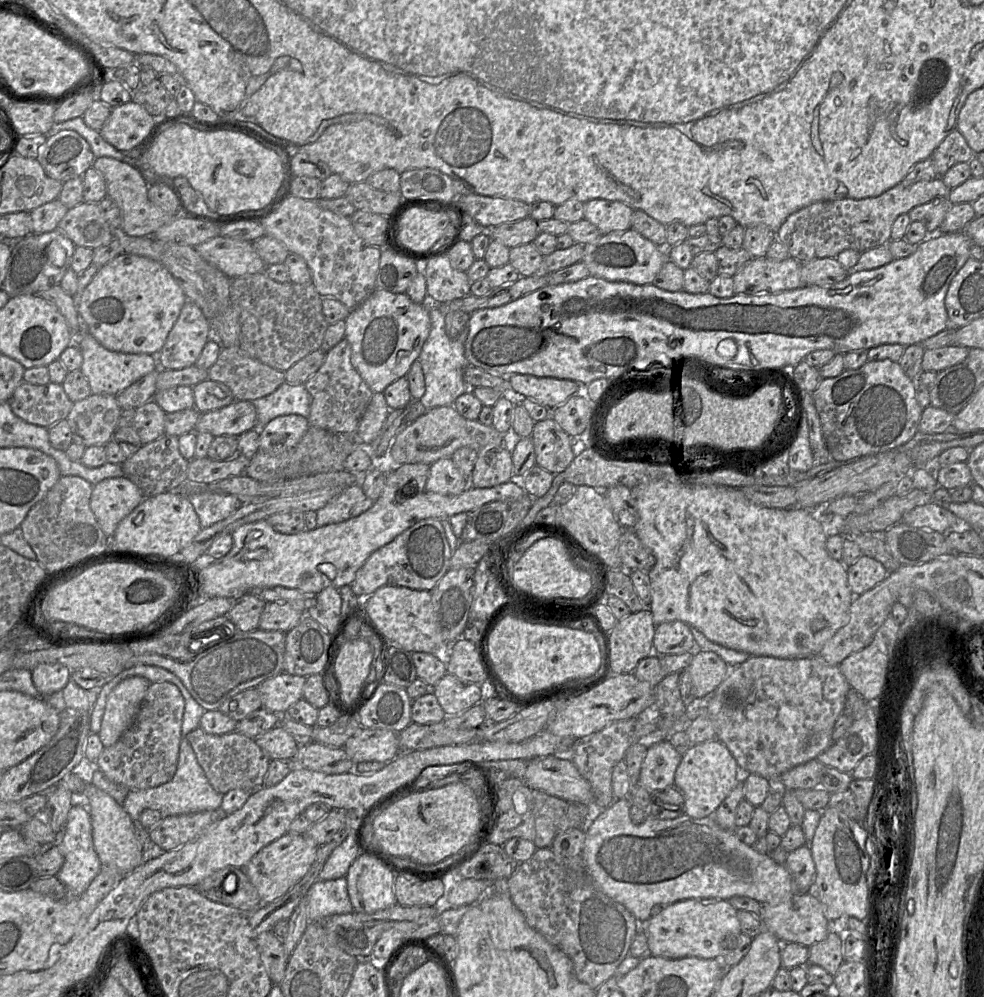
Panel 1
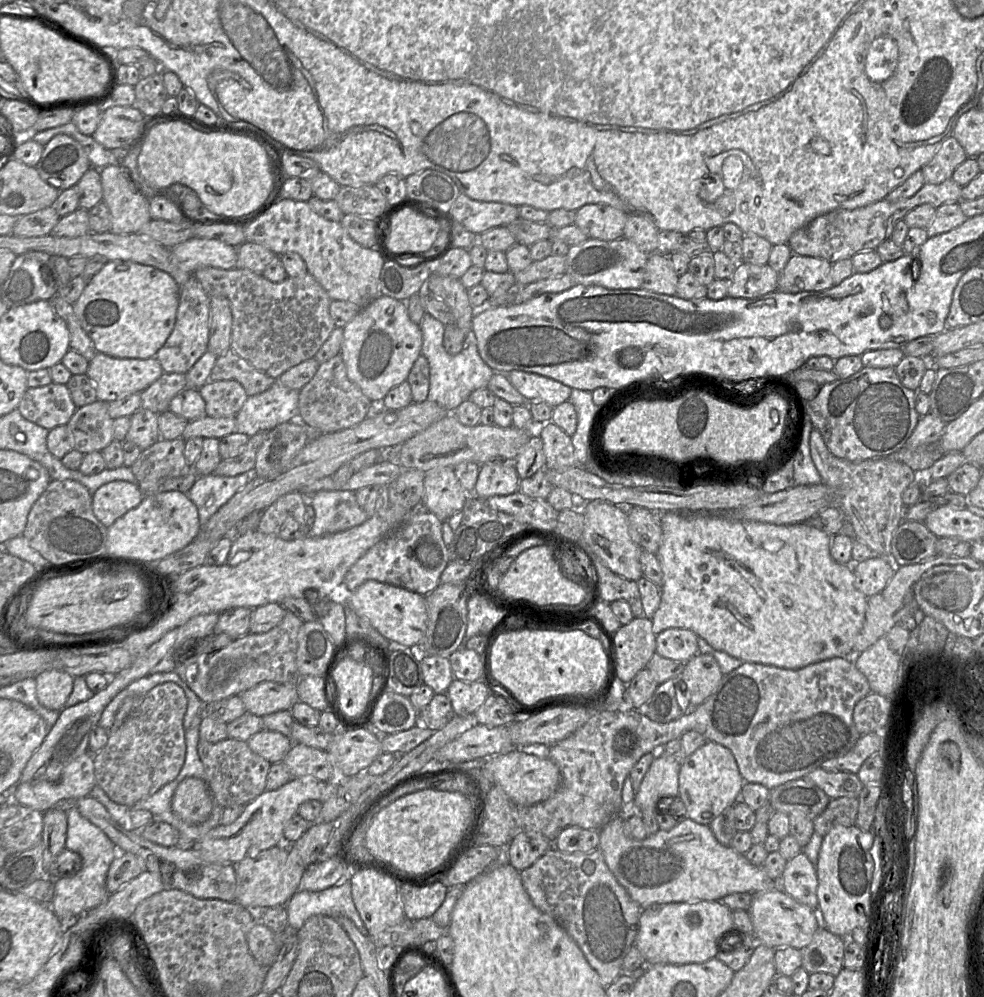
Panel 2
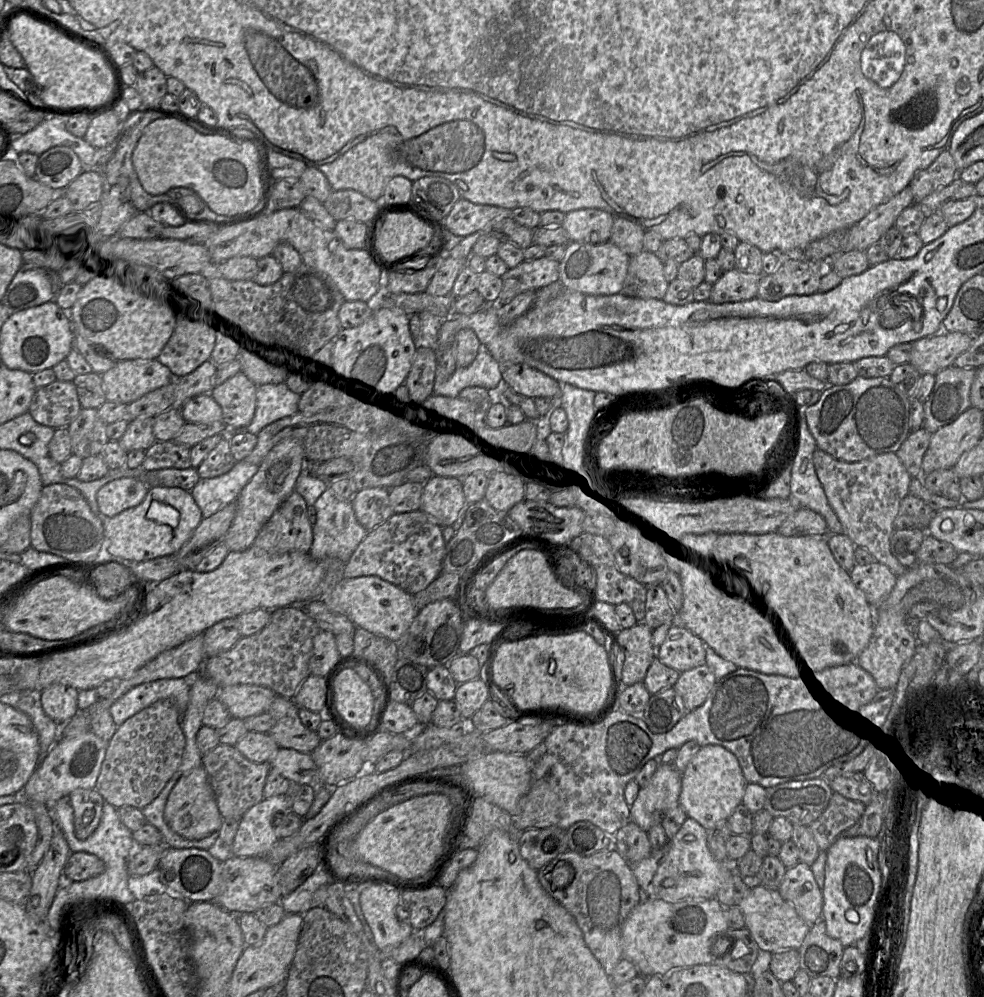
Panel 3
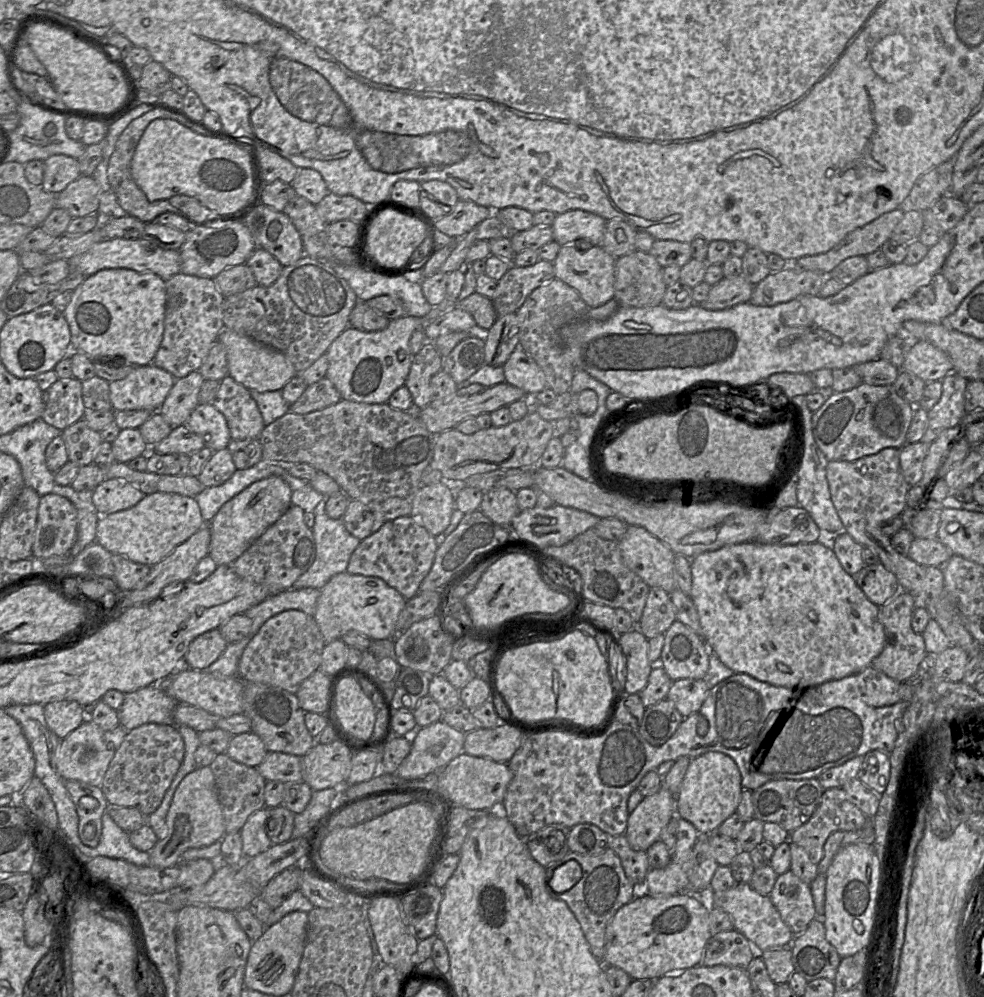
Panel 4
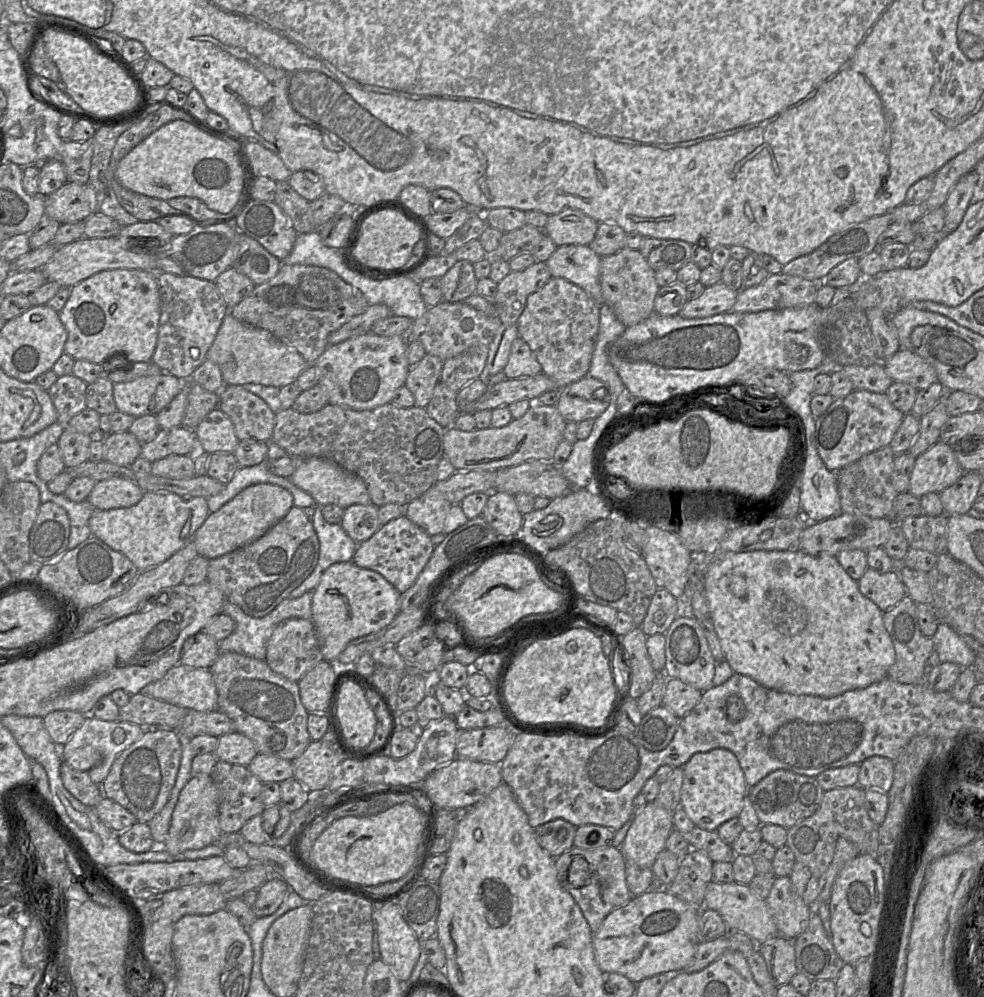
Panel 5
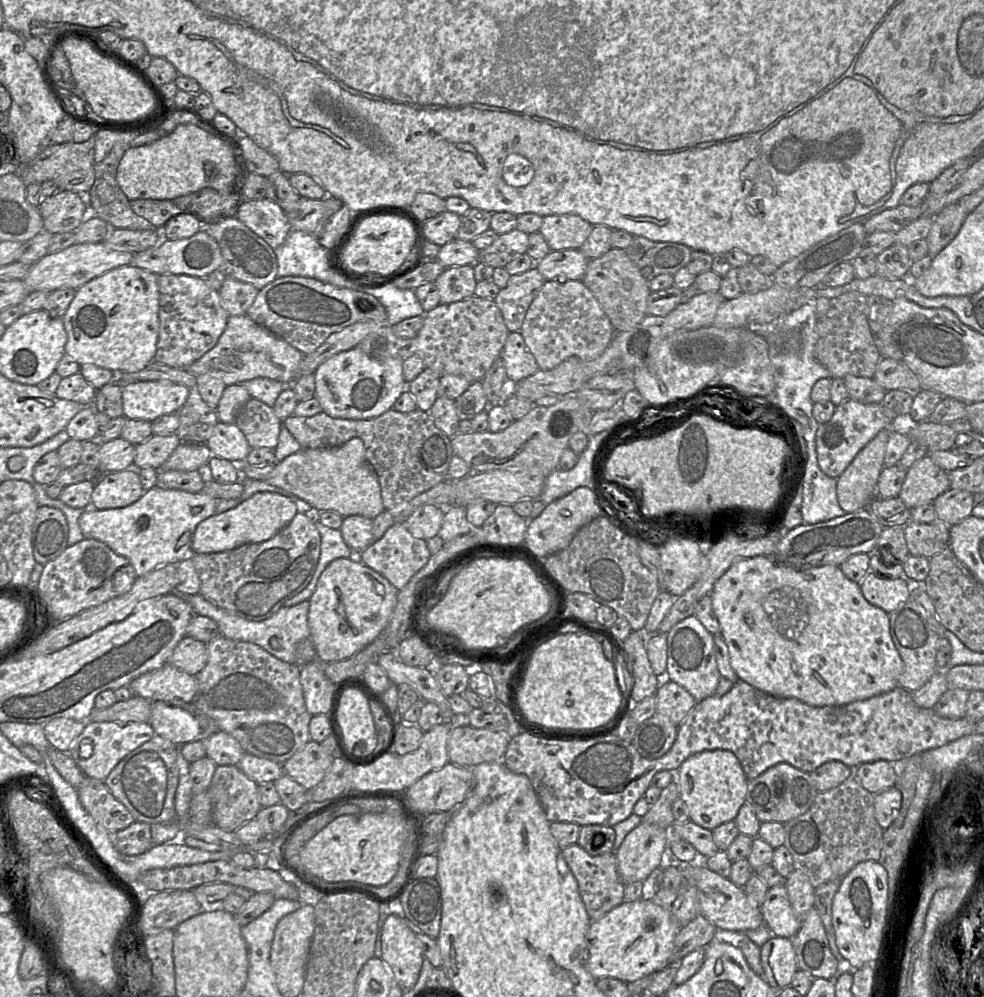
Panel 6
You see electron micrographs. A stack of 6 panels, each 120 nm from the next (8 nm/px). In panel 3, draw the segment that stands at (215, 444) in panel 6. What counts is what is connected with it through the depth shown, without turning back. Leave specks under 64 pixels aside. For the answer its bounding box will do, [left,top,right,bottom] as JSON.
[179,394,222,425]

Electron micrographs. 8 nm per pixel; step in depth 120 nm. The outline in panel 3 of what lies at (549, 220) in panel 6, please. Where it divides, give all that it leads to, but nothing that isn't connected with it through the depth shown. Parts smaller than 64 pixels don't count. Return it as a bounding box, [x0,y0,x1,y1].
[562,208,614,244]

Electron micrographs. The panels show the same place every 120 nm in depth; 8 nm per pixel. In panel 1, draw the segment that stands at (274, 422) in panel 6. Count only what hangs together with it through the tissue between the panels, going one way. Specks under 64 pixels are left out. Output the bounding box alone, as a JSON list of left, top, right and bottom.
[193,379,235,412]

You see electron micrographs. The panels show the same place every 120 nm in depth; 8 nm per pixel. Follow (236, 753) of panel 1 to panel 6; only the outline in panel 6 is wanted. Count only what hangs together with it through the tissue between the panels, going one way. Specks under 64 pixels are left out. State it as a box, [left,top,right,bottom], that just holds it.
[206,765,262,832]

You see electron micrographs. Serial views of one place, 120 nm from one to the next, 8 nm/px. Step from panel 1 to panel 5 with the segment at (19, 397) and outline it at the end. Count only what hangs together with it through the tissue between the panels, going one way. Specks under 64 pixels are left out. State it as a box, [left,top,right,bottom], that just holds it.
[47,374,87,425]

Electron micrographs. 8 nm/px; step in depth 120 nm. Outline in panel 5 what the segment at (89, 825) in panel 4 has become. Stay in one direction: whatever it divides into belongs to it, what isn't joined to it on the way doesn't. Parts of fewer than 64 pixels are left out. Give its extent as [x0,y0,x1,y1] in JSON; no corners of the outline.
[60,761,102,807]

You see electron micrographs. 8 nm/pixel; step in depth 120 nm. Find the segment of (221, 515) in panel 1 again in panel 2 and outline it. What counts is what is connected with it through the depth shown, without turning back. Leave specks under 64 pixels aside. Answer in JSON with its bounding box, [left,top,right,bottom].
[187,473,251,525]

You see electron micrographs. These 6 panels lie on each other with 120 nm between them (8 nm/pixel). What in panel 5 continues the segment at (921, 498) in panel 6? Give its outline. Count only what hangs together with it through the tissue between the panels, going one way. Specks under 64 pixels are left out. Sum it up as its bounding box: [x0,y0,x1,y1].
[908,441,964,498]

